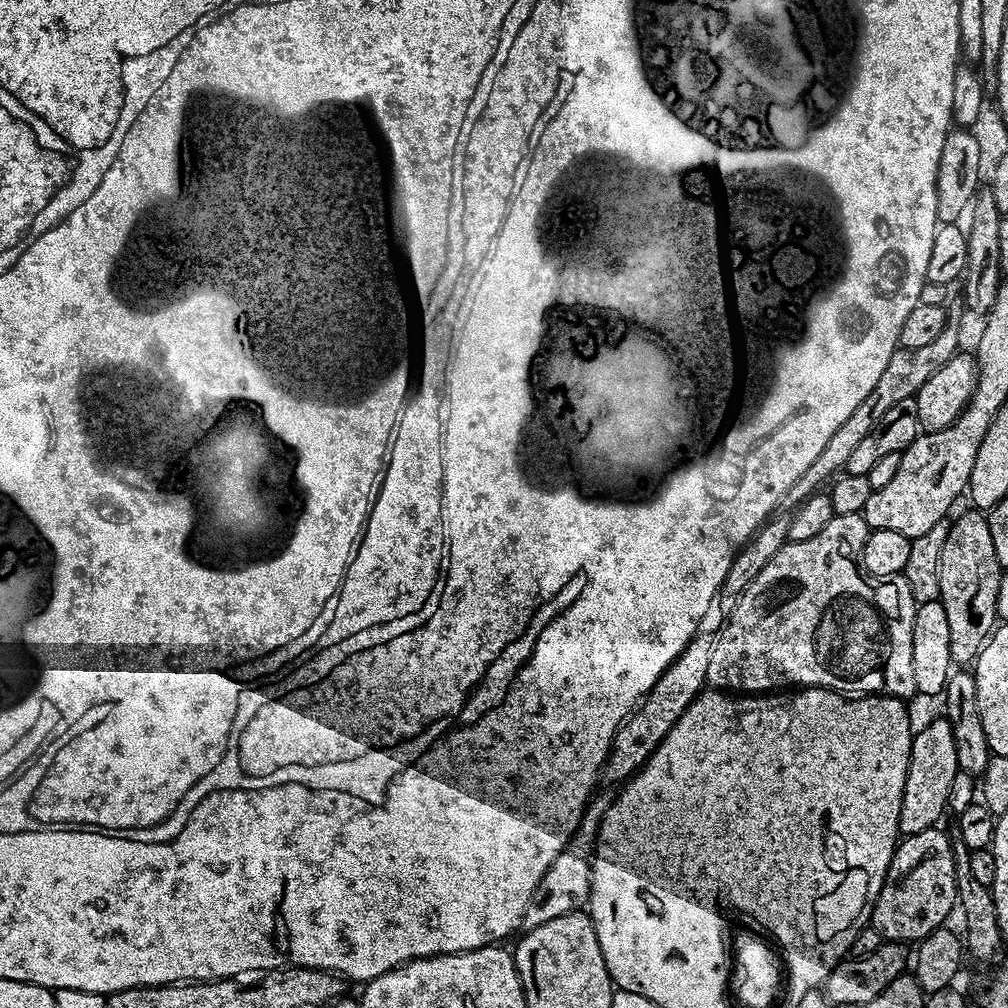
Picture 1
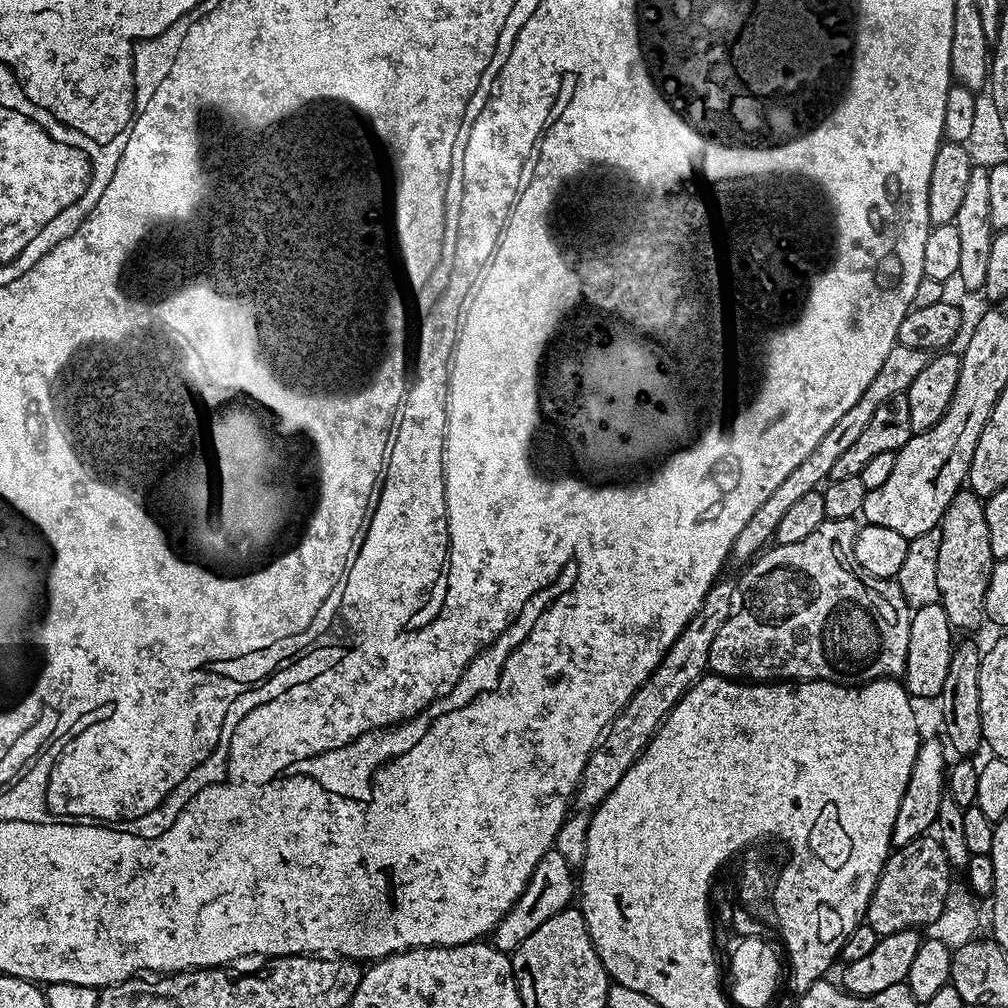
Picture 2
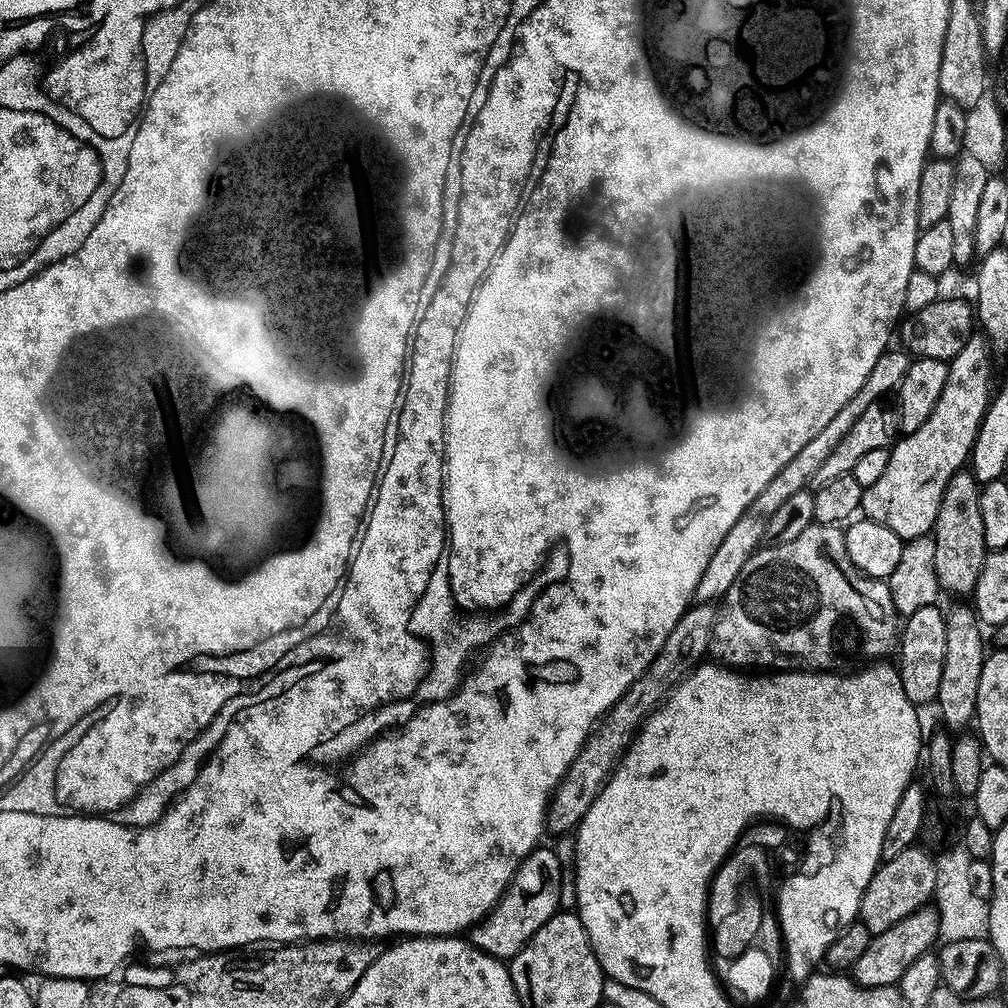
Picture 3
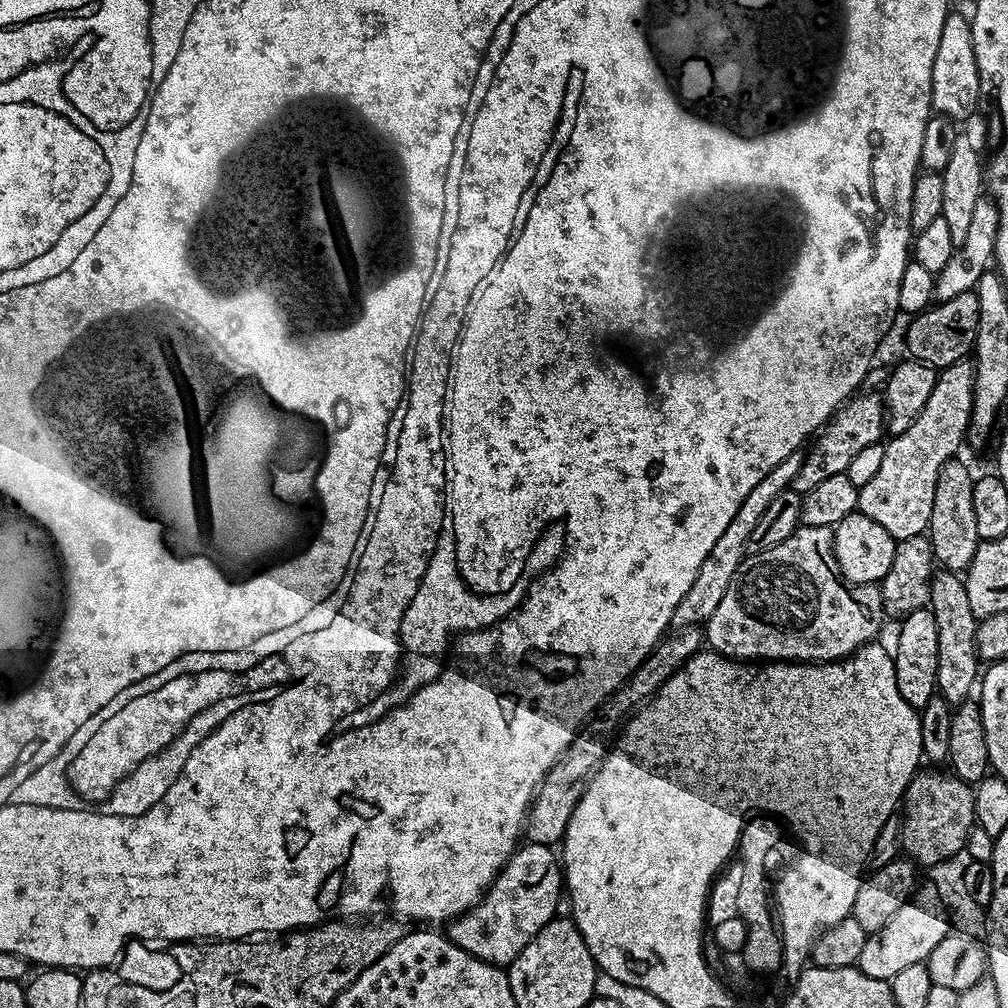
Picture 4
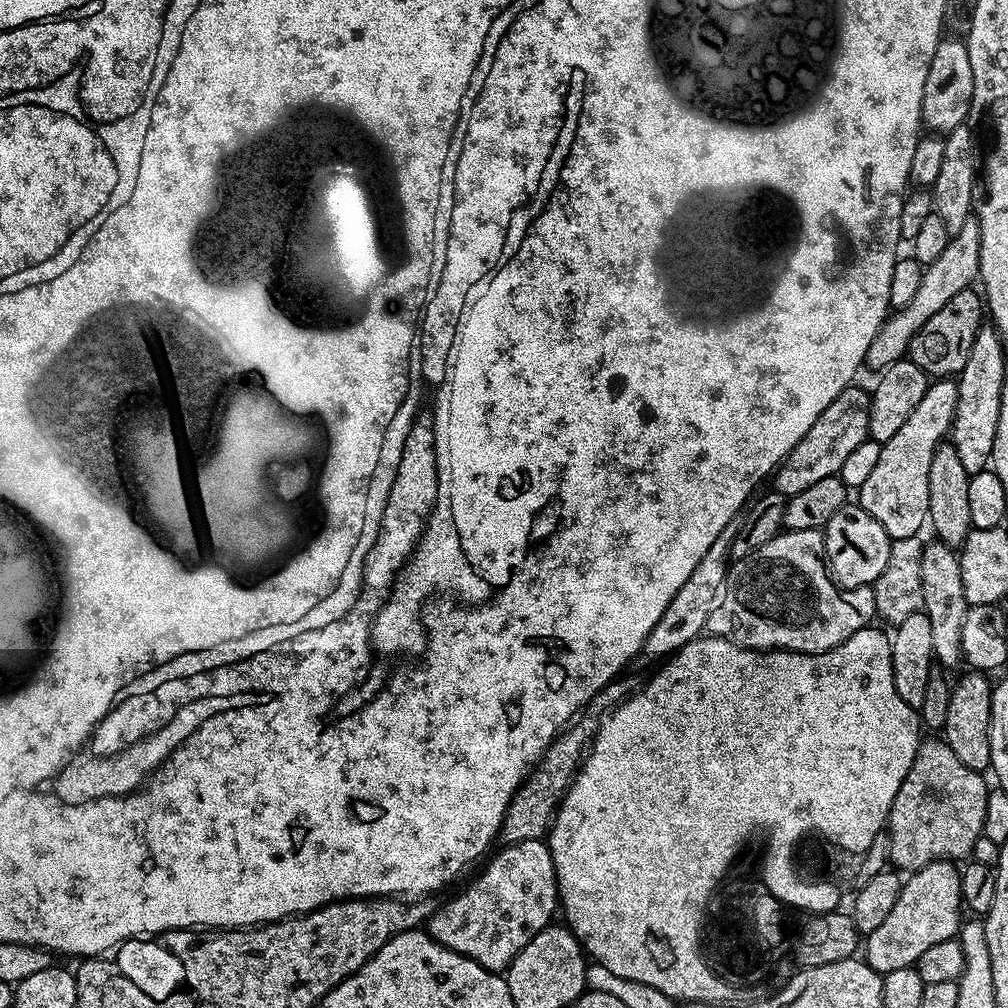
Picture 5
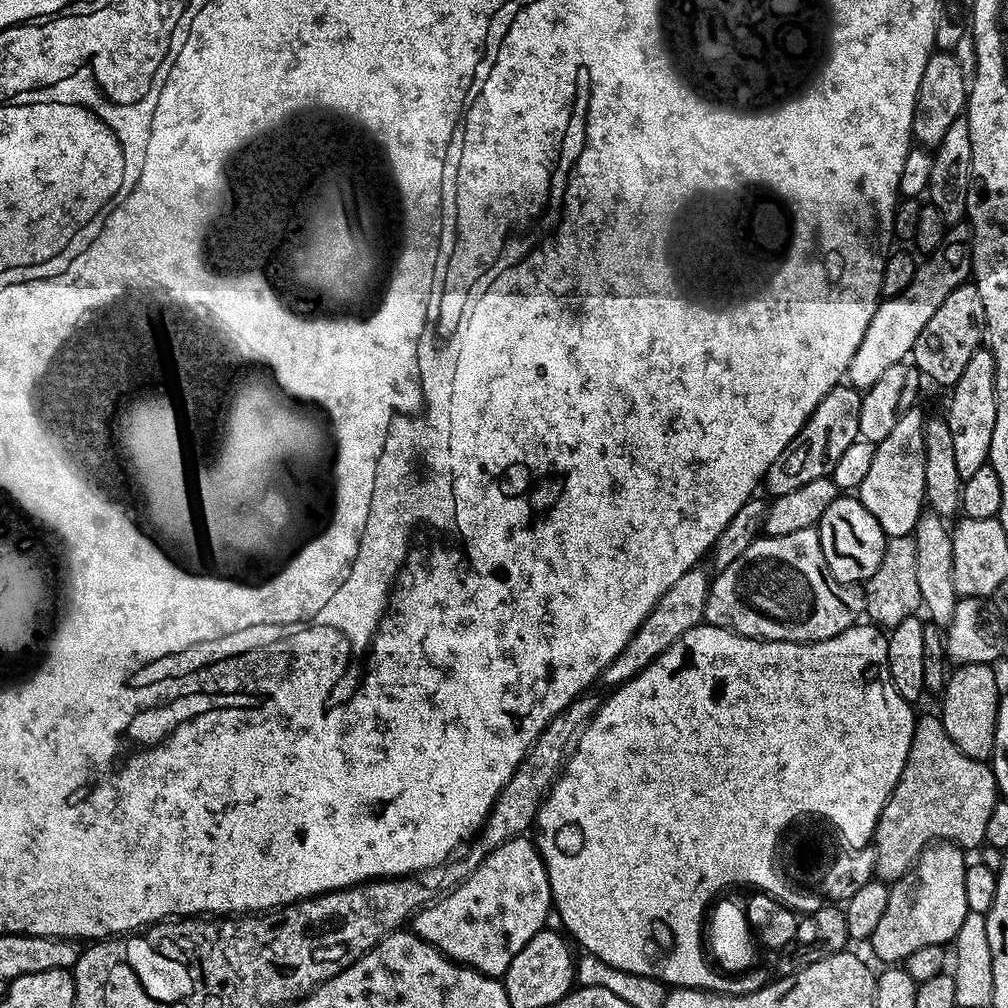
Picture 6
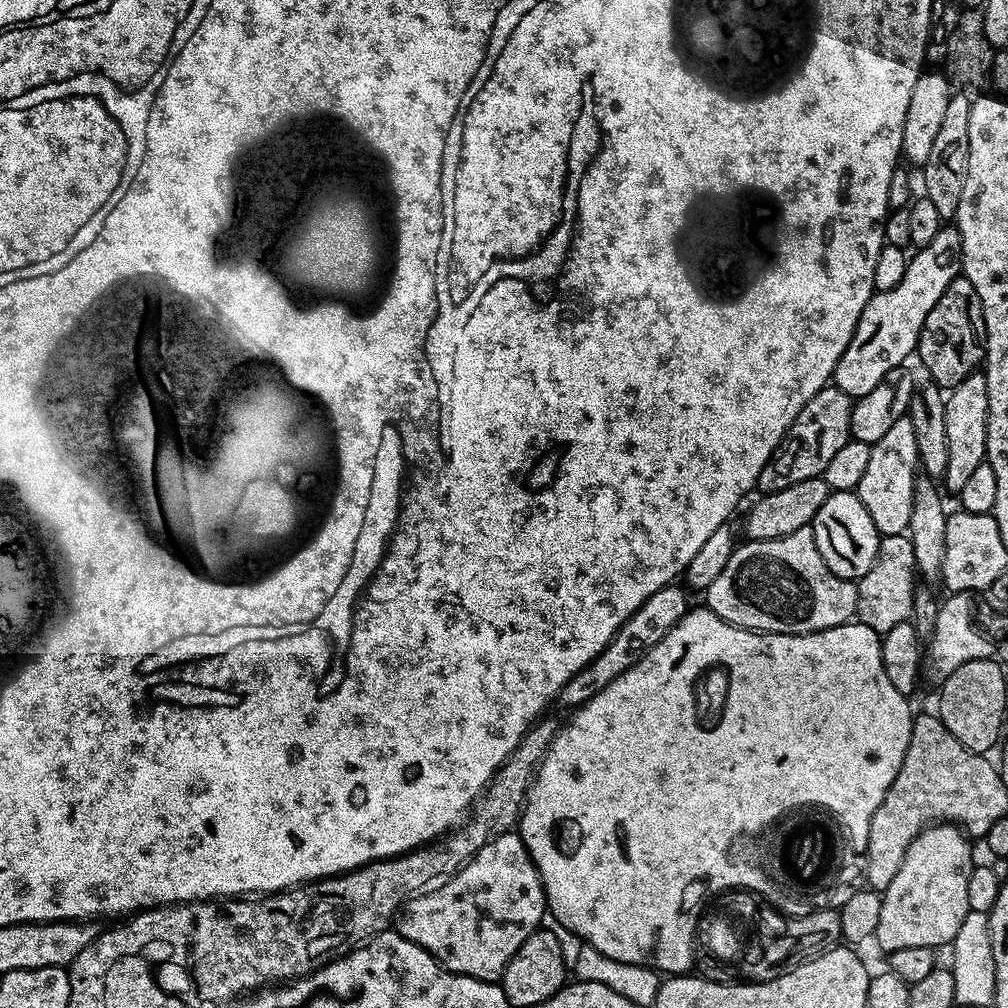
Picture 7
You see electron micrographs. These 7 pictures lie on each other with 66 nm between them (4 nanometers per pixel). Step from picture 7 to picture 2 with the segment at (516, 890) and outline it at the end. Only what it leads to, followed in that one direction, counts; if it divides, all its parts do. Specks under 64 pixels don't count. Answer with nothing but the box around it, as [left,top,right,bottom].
[490,850,577,953]

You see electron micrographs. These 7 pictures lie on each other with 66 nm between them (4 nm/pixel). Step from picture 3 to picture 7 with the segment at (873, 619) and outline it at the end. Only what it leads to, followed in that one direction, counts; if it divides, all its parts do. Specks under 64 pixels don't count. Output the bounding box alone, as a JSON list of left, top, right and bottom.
[706,527,856,632]

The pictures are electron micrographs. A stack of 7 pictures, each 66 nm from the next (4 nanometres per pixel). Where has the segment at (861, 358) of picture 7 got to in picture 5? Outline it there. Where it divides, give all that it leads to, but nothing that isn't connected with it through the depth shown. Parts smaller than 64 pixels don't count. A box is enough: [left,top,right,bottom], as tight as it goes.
[866,215,982,370]

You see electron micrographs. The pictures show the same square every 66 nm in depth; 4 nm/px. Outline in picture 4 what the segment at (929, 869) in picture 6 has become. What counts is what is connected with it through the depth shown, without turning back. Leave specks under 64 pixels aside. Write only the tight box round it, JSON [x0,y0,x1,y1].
[855,882,950,981]

